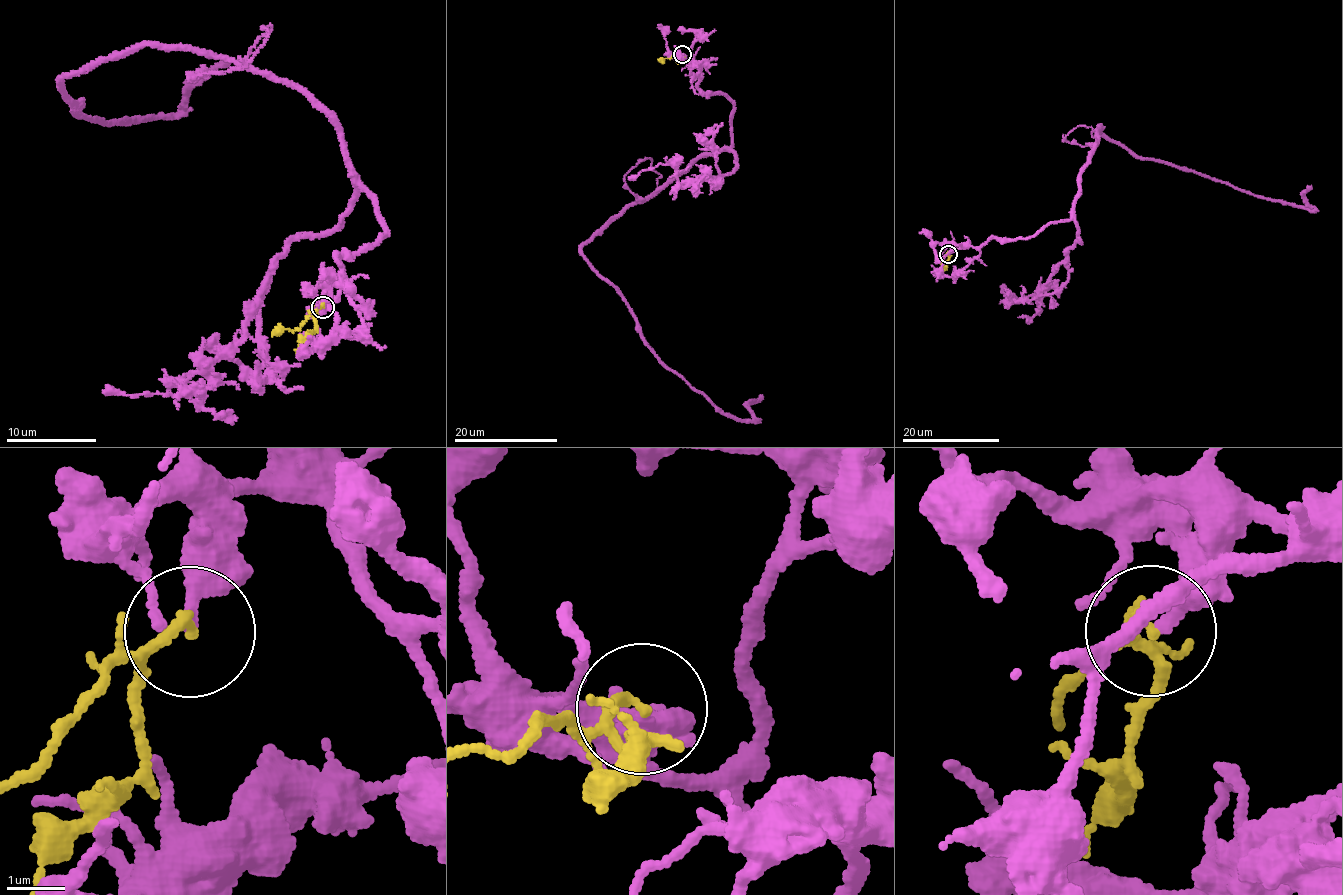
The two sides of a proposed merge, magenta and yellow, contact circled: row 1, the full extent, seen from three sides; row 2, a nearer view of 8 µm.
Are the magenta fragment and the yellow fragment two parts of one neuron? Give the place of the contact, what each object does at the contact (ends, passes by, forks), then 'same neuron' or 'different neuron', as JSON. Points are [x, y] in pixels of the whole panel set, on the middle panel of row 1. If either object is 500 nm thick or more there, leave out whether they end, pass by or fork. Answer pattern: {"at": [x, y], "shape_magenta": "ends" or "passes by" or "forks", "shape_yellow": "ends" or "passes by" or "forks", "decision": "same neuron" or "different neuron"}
{"at": [682, 54], "shape_magenta": "ends", "shape_yellow": "ends", "decision": "different neuron"}

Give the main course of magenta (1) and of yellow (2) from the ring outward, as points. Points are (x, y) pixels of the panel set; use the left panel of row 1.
1: (323, 307), (336, 257), (385, 227), (291, 84), (144, 45), (60, 85), (74, 114), (143, 118), (230, 60)
2: (323, 307), (310, 310), (293, 330), (279, 330), (272, 336)

